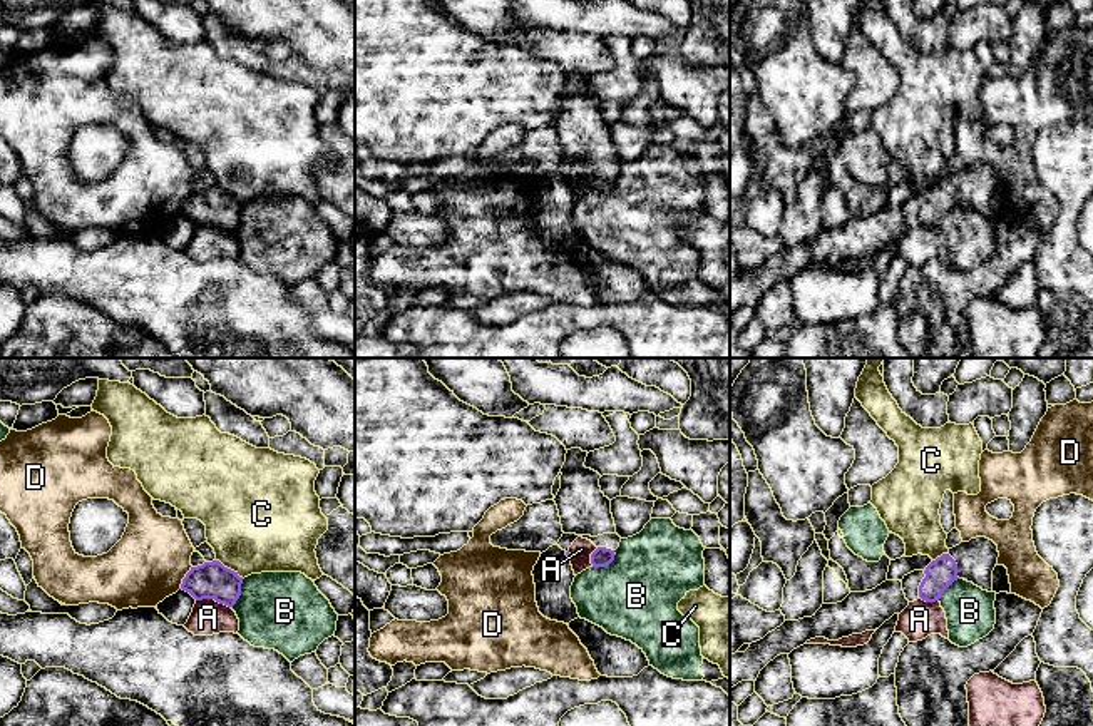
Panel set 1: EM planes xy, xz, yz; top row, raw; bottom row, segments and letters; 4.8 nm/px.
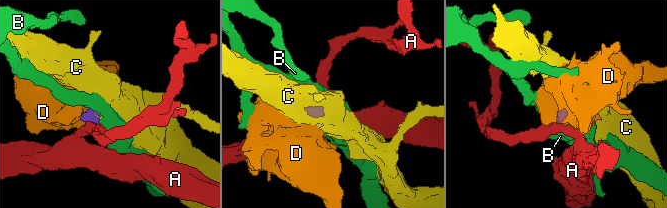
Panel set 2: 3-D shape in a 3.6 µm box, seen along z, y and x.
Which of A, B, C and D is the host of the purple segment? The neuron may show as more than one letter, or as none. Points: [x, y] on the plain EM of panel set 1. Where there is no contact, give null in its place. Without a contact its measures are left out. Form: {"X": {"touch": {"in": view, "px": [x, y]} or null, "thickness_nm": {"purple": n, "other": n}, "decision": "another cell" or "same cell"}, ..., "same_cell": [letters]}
{"A": {"touch": {"in": "xy", "px": [213, 223]}, "thickness_nm": {"purple": 180, "other": 170}, "decision": "another cell"}, "B": {"touch": {"in": "xz", "px": [606, 191]}, "thickness_nm": {"purple": 100, "other": 400}, "decision": "another cell"}, "C": {"touch": {"in": "xy", "px": [230, 194]}, "thickness_nm": {"purple": 180, "other": 460}, "decision": "another cell"}, "D": {"touch": {"in": "xy", "px": [184, 203]}, "thickness_nm": {"purple": 180, "other": 360}, "decision": "another cell"}, "same_cell": []}

